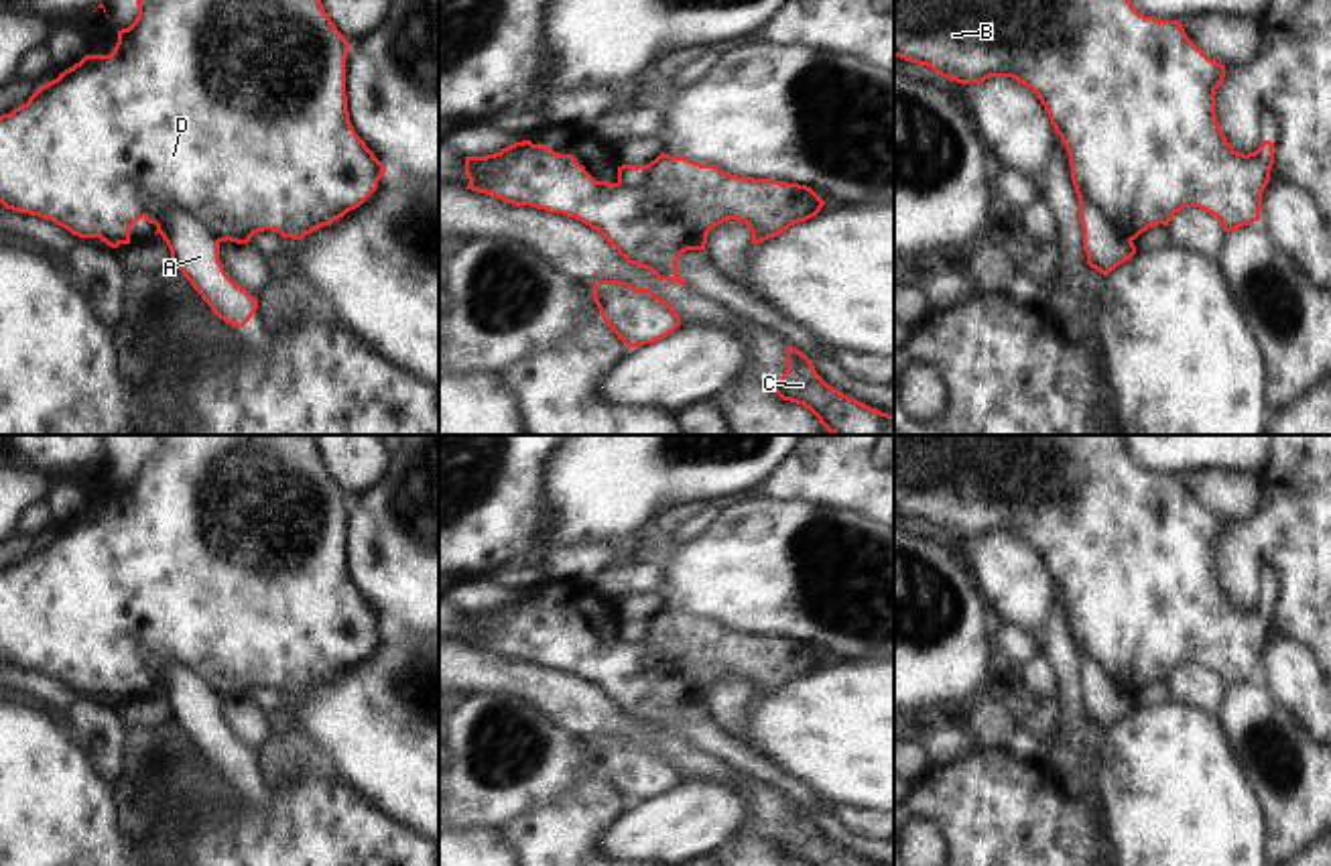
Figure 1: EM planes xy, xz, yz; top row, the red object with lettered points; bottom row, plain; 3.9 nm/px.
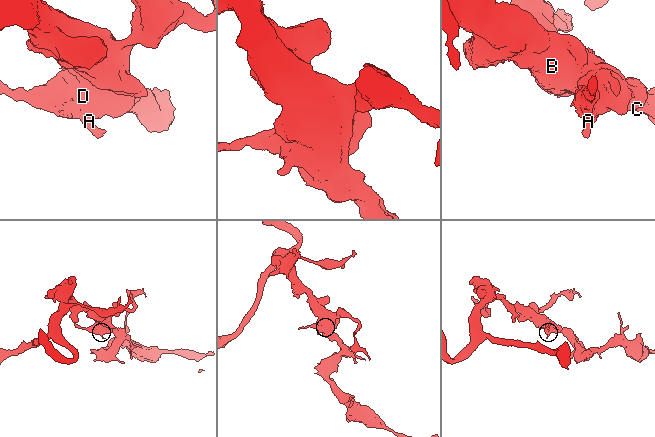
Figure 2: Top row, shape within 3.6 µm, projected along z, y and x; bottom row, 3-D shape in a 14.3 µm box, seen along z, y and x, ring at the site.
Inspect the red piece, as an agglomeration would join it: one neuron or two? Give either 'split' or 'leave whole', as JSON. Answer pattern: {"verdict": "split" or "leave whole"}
{"verdict": "split"}

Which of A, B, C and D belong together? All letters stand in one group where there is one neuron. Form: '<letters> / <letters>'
A / B C D

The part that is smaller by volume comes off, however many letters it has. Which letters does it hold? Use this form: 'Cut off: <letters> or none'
Cut off: A

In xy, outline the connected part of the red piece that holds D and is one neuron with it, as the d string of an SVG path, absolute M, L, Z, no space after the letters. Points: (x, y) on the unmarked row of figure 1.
M150 435L136 455L138 472L118 486L110 510L85 510L79 518L41 541L26 559L0 571L0 659L6 665L39 671L79 693L100 693L112 703L130 699L130 683L144 673L161 689L171 665L197 673L219 697L248 699L258 687L272 685L282 693L303 691L331 681L360 663L386 628L366 598L356 590L345 551L345 514L350 498L327 472L313 435Z

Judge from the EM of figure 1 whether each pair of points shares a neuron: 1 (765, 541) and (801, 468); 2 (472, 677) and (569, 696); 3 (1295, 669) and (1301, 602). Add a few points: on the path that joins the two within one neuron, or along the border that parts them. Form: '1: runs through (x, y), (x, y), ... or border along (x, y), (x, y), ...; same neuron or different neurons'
1: border along (756, 490), (769, 497), (803, 499), (834, 507); different neurons
2: runs through (496, 677), (523, 677), (545, 688); same neuron
3: border along (1271, 635), (1291, 635), (1309, 649); different neurons

